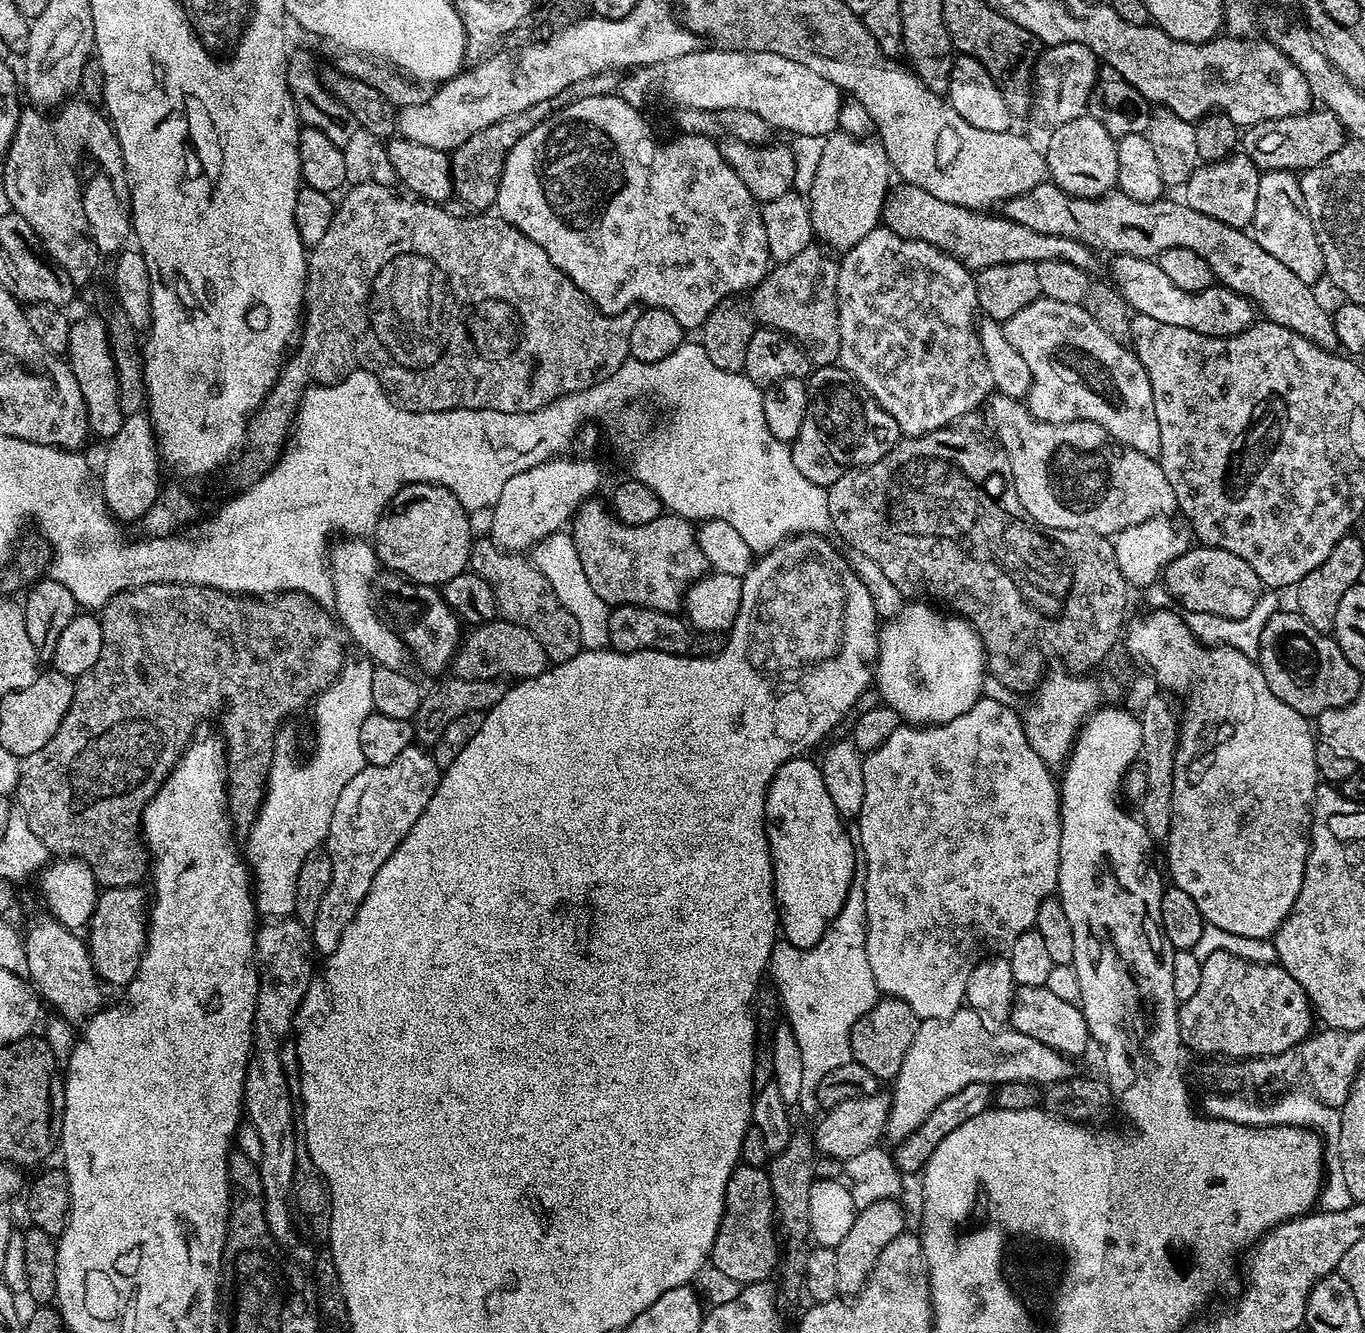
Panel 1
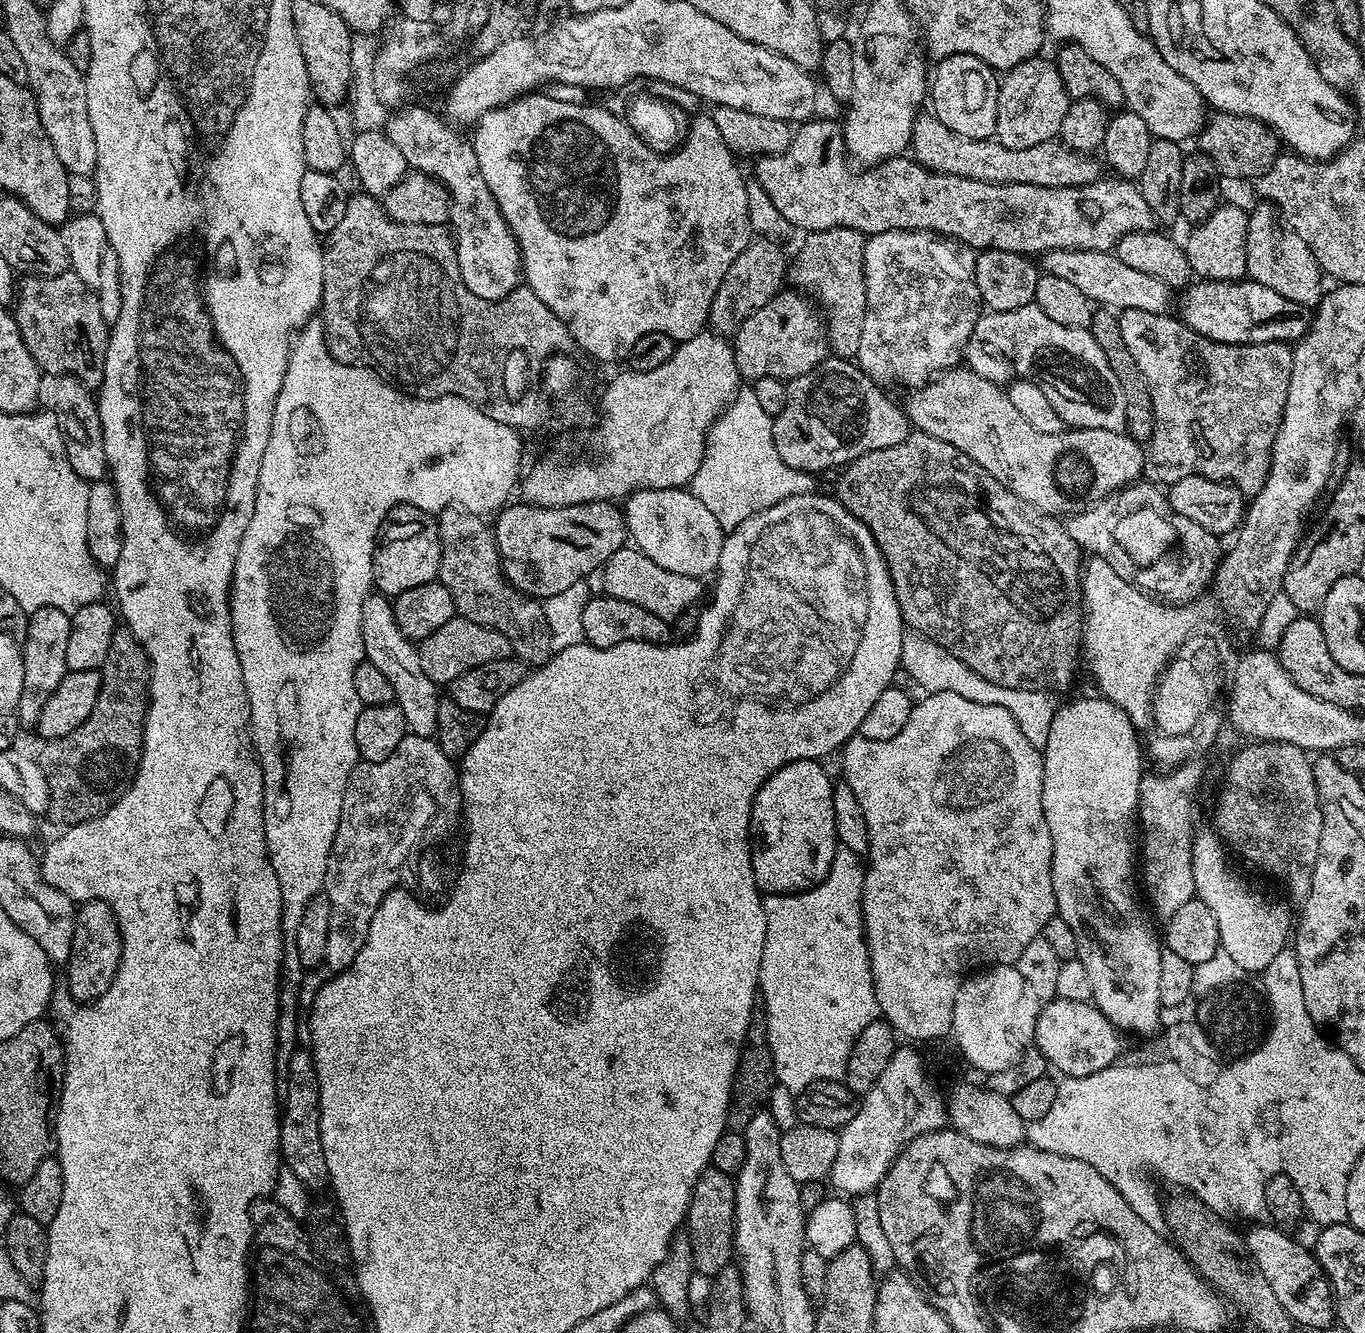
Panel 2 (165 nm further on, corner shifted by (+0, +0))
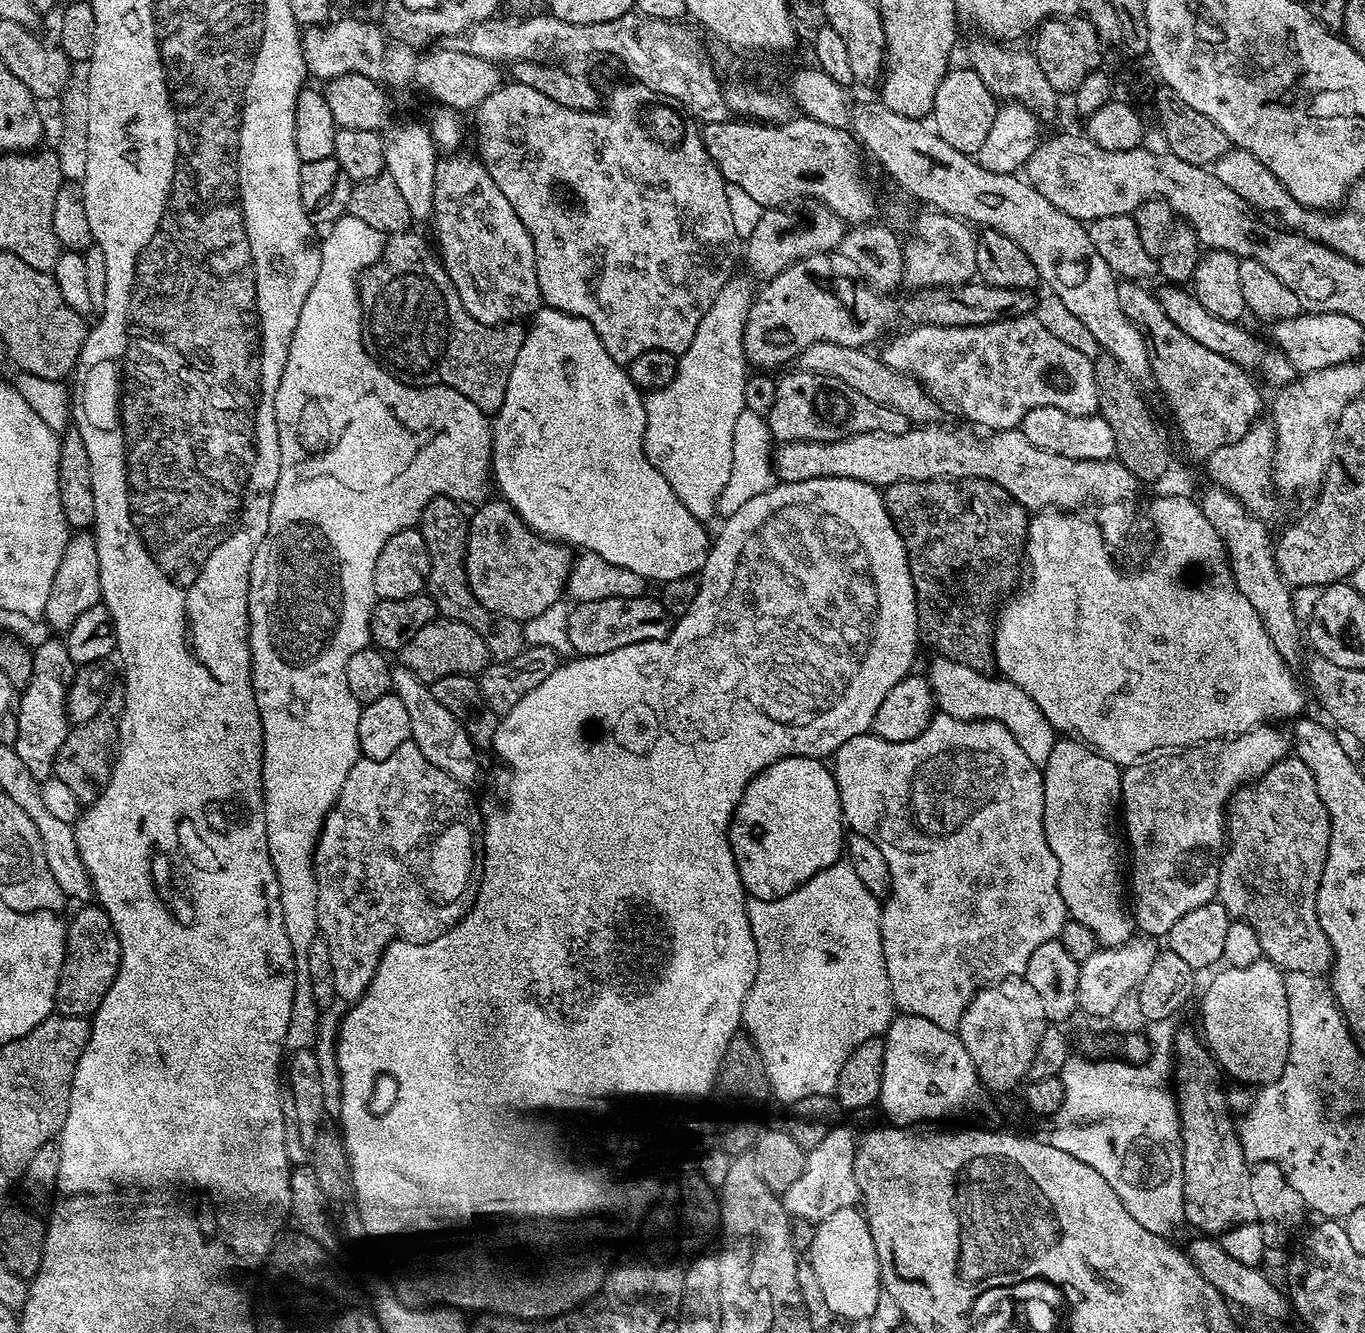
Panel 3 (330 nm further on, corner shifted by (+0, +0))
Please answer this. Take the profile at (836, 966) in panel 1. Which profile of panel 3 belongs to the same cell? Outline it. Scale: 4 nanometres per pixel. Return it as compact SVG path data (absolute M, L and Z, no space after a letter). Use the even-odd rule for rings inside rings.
M847 862L831 864L826 870L814 874L800 888L786 894L777 900L753 900L748 902L748 917L750 930L754 934L754 942L758 946L758 974L754 978L754 986L750 986L750 994L746 994L744 1003L744 1019L742 1028L752 1041L758 1046L762 1062L766 1066L766 1078L773 1097L776 1096L785 1106L796 1104L802 1098L810 1098L810 1094L833 1095L838 1082L838 1074L850 1058L850 1054L862 1042L871 1036L883 1037L894 1019L894 1005L892 1002L892 987L890 978L886 974L886 958L882 954L882 934L880 933L881 901L862 883L854 866Z

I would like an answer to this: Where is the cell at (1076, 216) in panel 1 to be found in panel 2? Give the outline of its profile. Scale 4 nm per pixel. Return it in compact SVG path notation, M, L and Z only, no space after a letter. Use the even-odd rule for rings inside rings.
M812 118L807 122L801 123L792 133L792 140L789 146L782 150L781 153L774 153L759 157L755 161L756 172L754 179L761 184L762 189L770 196L770 201L781 211L783 218L786 218L793 229L804 228L805 233L817 232L818 230L830 230L831 228L849 228L858 230L868 236L877 236L880 232L897 232L906 230L907 232L934 232L937 236L943 236L951 241L959 241L973 250L983 250L986 248L997 248L998 250L1010 250L1011 252L1023 252L1025 254L1043 254L1050 250L1098 250L1099 252L1111 252L1115 249L1116 244L1123 236L1131 232L1150 232L1157 227L1158 221L1150 206L1146 206L1146 198L1142 198L1139 187L1127 179L1101 178L1090 182L1086 186L1030 186L1029 184L991 184L982 182L974 178L962 178L954 174L942 174L941 172L932 172L929 168L924 168L917 164L915 159L907 155L895 156L882 164L865 167L863 170L856 170L850 167L850 161L844 150L844 133L841 125L832 120L818 120Z

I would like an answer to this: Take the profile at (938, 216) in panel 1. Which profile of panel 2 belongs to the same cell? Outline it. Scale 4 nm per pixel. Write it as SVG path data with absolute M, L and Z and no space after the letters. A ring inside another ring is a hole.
M1050 250L1039 257L1038 264L1045 273L1065 279L1069 284L1082 290L1089 301L1095 302L1104 310L1146 310L1167 313L1171 309L1168 307L1171 304L1173 307L1174 304L1173 289L1158 282L1158 278L1153 278L1150 274L1142 274L1130 266L1125 266L1116 257L1115 251Z

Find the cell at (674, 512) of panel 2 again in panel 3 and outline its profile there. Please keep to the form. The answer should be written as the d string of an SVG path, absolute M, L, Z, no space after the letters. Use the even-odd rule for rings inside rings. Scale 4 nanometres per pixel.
M541 307L535 313L536 325L529 327L524 333L522 350L518 350L518 358L514 358L514 366L510 370L510 378L506 385L506 394L500 411L495 413L494 427L492 430L492 467L491 475L494 484L500 487L499 495L511 504L520 517L528 523L535 532L541 536L563 542L569 546L575 545L577 549L587 550L606 558L608 562L616 566L626 566L628 570L634 570L634 574L642 574L645 581L663 582L674 578L686 578L696 576L703 569L708 549L710 547L710 532L690 510L674 494L670 482L662 478L658 469L648 461L644 453L644 435L648 429L648 415L644 409L644 396L636 383L628 377L627 367L614 358L602 346L594 326L586 322L581 316L572 316L568 312L559 312L557 308Z

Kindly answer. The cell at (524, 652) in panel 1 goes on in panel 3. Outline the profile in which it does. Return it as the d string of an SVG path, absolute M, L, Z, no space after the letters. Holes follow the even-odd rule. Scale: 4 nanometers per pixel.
M437 618L422 626L422 630L418 630L418 634L414 634L414 638L410 638L406 646L400 649L398 659L403 667L425 682L446 678L450 674L476 676L490 663L488 647L478 630L470 630L466 622L443 618Z

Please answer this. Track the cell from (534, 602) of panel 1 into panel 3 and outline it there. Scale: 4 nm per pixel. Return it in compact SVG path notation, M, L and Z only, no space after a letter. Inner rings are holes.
M436 496L420 515L418 525L422 538L426 542L426 550L430 554L430 570L426 585L427 595L436 604L436 611L445 620L466 622L470 630L478 630L488 647L488 655L496 662L510 662L526 651L524 624L514 618L506 618L497 612L486 610L482 602L474 596L468 585L468 575L464 569L466 546L468 545L469 517L457 501L448 496Z

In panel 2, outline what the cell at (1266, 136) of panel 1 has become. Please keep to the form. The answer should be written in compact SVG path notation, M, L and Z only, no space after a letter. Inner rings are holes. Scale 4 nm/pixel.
M1216 114L1198 133L1199 151L1213 160L1219 175L1232 180L1248 180L1260 177L1282 152L1282 141L1268 125L1249 116Z

